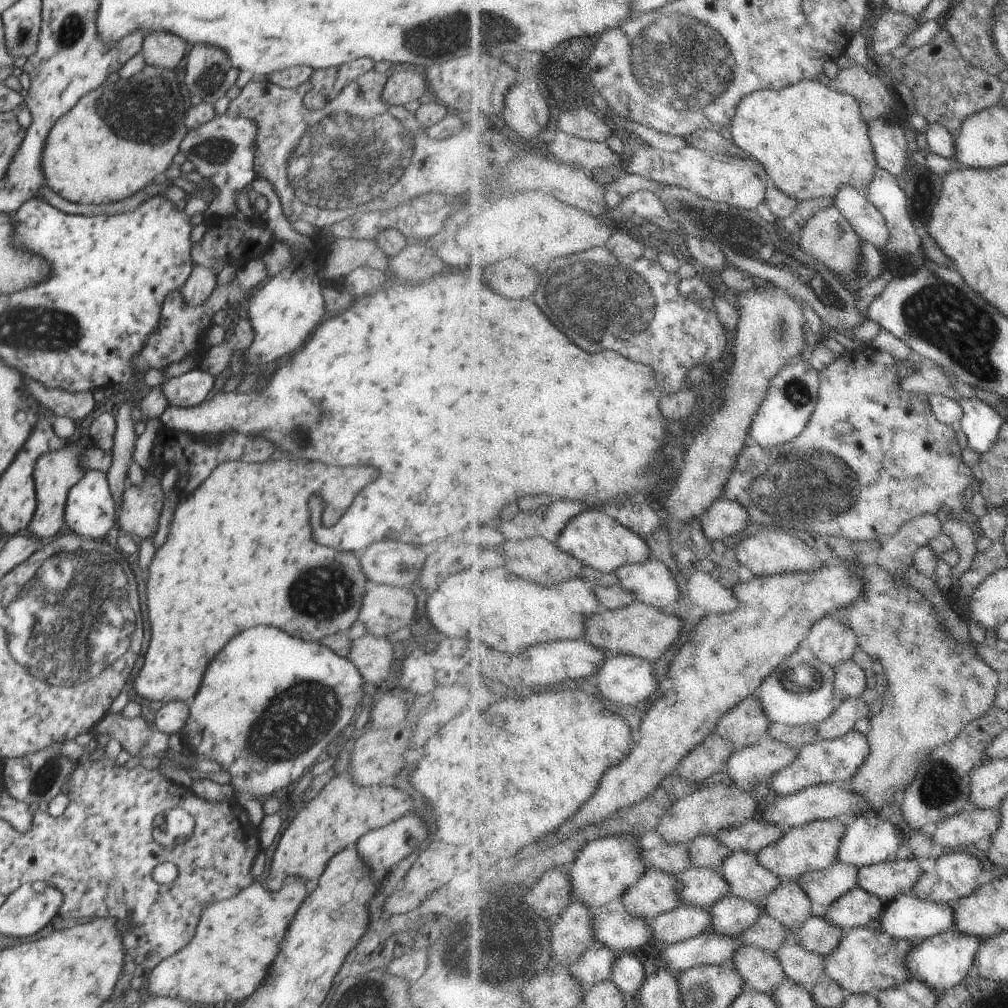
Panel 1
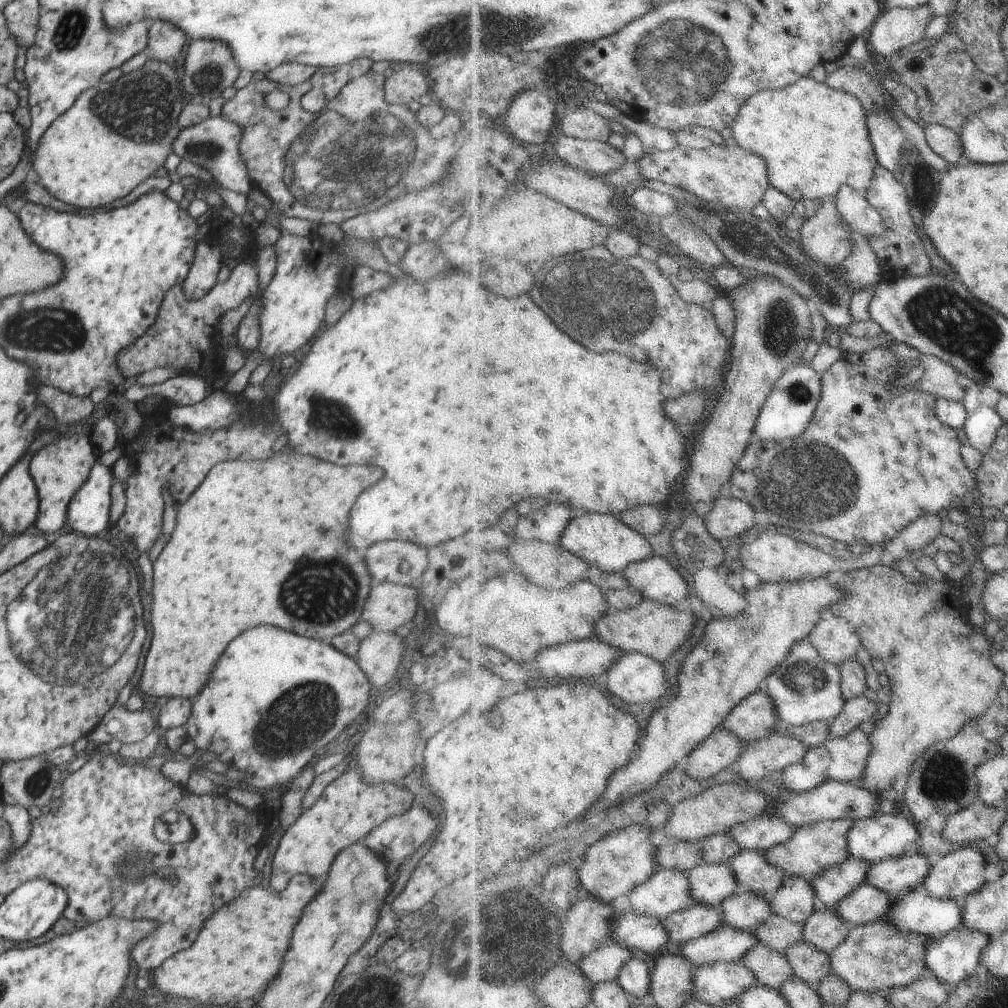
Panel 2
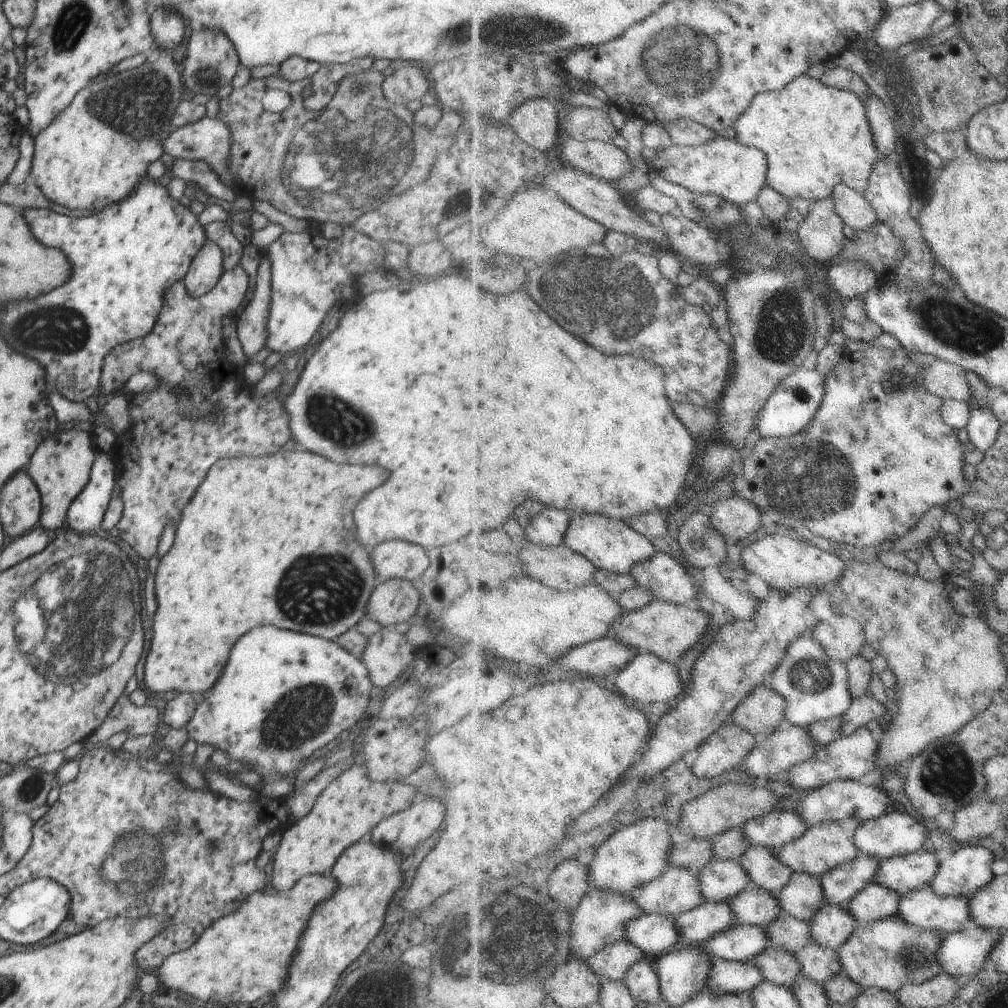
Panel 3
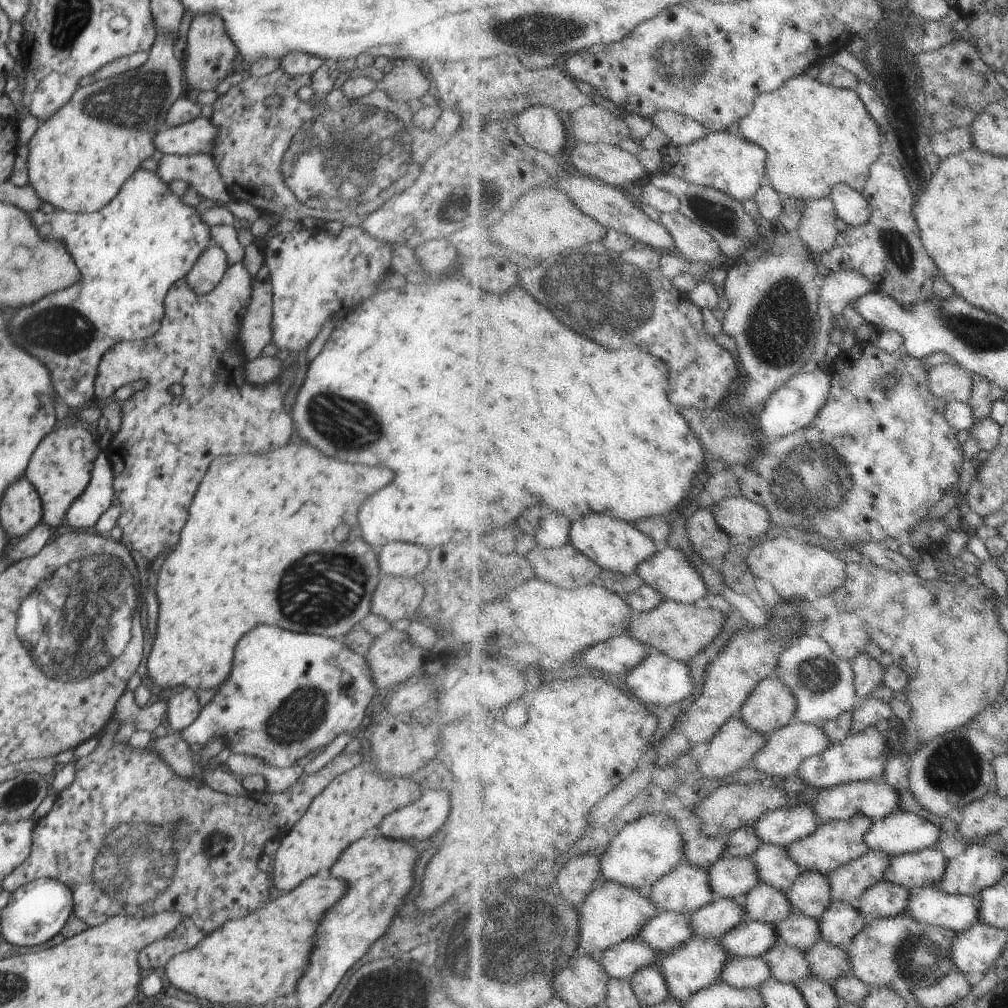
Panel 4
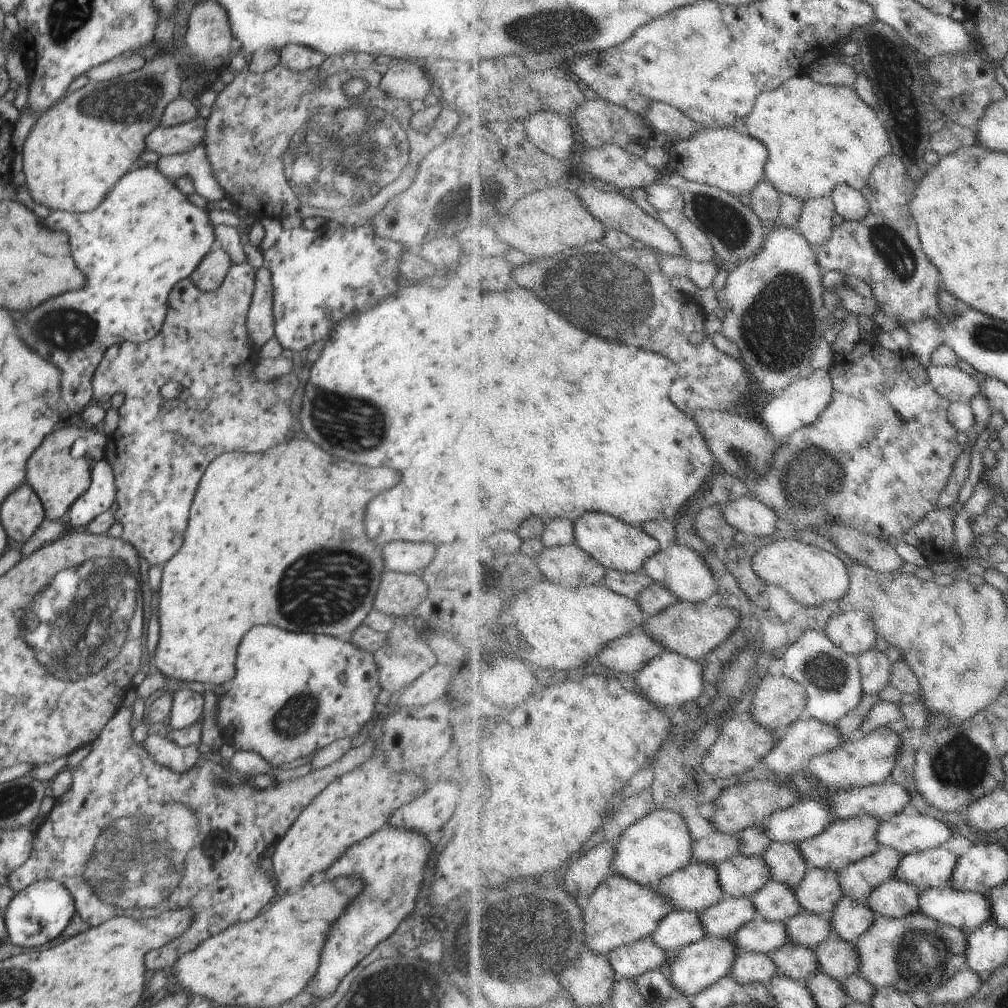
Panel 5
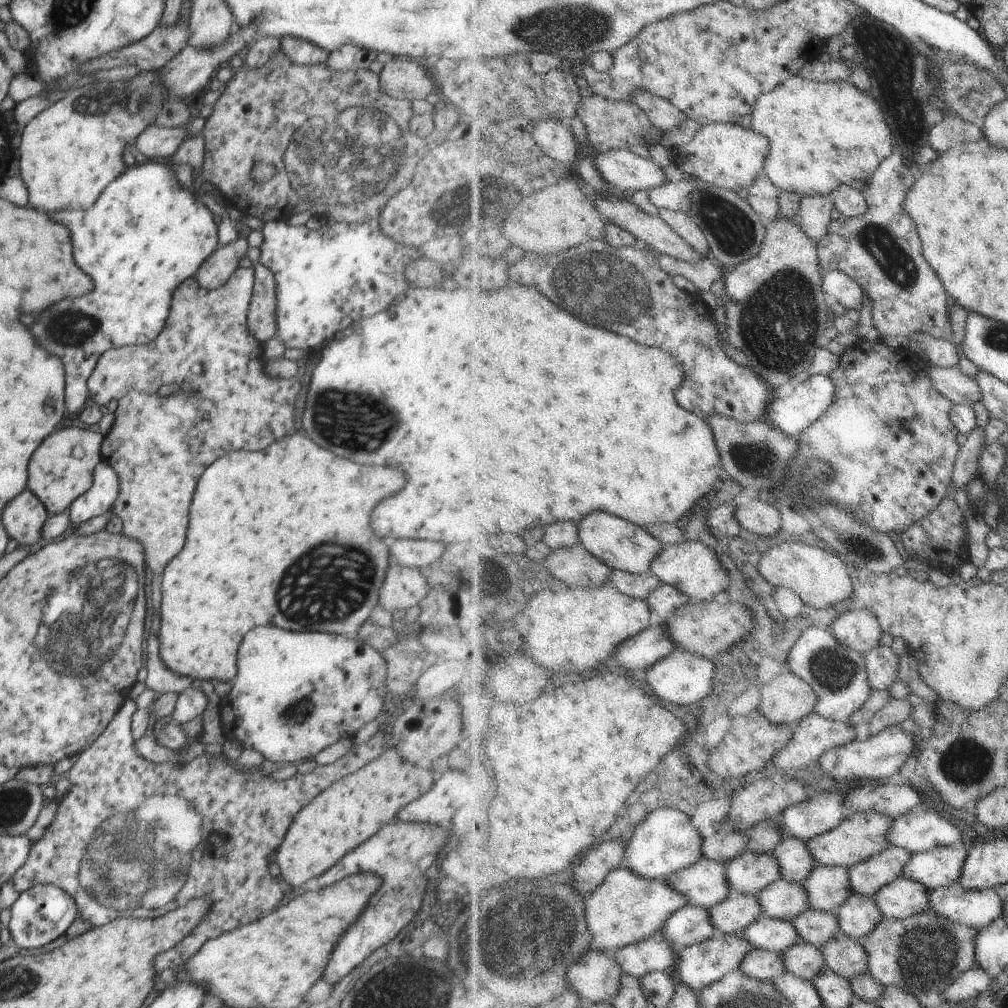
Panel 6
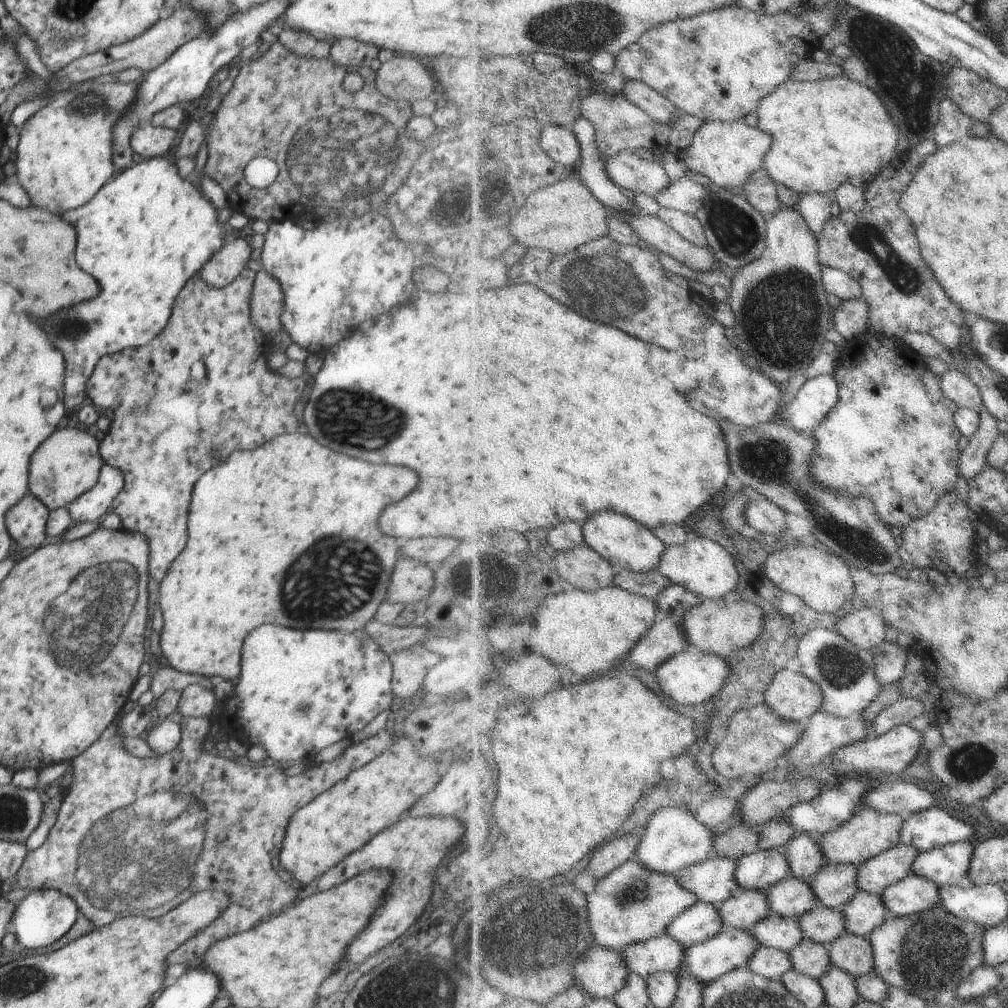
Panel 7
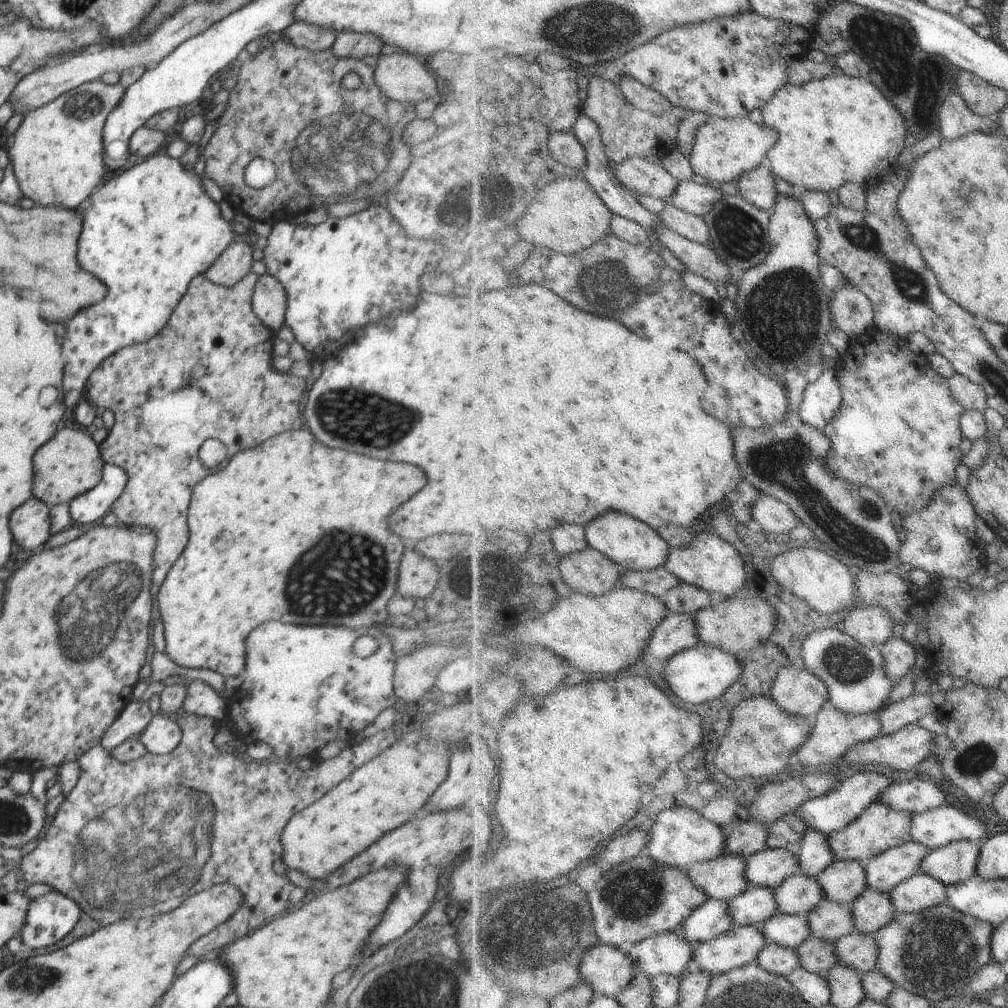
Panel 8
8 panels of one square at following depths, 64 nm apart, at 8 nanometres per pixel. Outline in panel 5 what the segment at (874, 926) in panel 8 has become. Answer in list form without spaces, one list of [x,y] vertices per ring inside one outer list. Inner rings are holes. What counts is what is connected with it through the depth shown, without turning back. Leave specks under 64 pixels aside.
[[[851,897],[842,900],[830,916],[833,927],[832,937],[854,944],[870,930],[878,918],[866,901],[860,902]]]

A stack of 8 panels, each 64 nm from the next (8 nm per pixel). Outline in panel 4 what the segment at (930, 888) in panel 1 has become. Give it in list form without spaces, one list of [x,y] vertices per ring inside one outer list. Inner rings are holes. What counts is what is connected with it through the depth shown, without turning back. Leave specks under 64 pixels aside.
[[[984,842],[971,844],[960,856],[948,860],[944,879],[936,886],[941,892],[980,898],[981,893],[1003,876],[1000,863],[1004,859]]]

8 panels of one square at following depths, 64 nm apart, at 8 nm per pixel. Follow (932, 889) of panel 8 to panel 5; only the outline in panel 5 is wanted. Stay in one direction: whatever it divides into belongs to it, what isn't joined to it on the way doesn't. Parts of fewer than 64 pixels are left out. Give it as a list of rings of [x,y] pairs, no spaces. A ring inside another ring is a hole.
[[[891,879],[866,902],[878,917],[902,919],[920,912],[920,891],[908,882]]]

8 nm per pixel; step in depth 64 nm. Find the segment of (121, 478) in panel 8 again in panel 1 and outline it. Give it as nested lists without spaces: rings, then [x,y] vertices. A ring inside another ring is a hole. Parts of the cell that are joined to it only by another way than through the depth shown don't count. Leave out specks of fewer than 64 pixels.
[[[100,470],[86,471],[84,478],[70,490],[64,518],[69,531],[87,539],[98,540],[112,530],[117,522],[118,509],[109,487],[108,476]]]

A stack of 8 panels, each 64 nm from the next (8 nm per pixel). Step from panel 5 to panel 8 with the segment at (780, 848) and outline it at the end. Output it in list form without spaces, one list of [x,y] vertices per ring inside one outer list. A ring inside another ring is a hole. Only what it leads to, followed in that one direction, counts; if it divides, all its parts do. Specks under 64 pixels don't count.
[[[811,830],[795,848],[798,860],[802,862],[800,871],[806,876],[819,877],[836,862],[836,854],[833,854],[830,844],[830,834],[824,834],[820,830]]]

